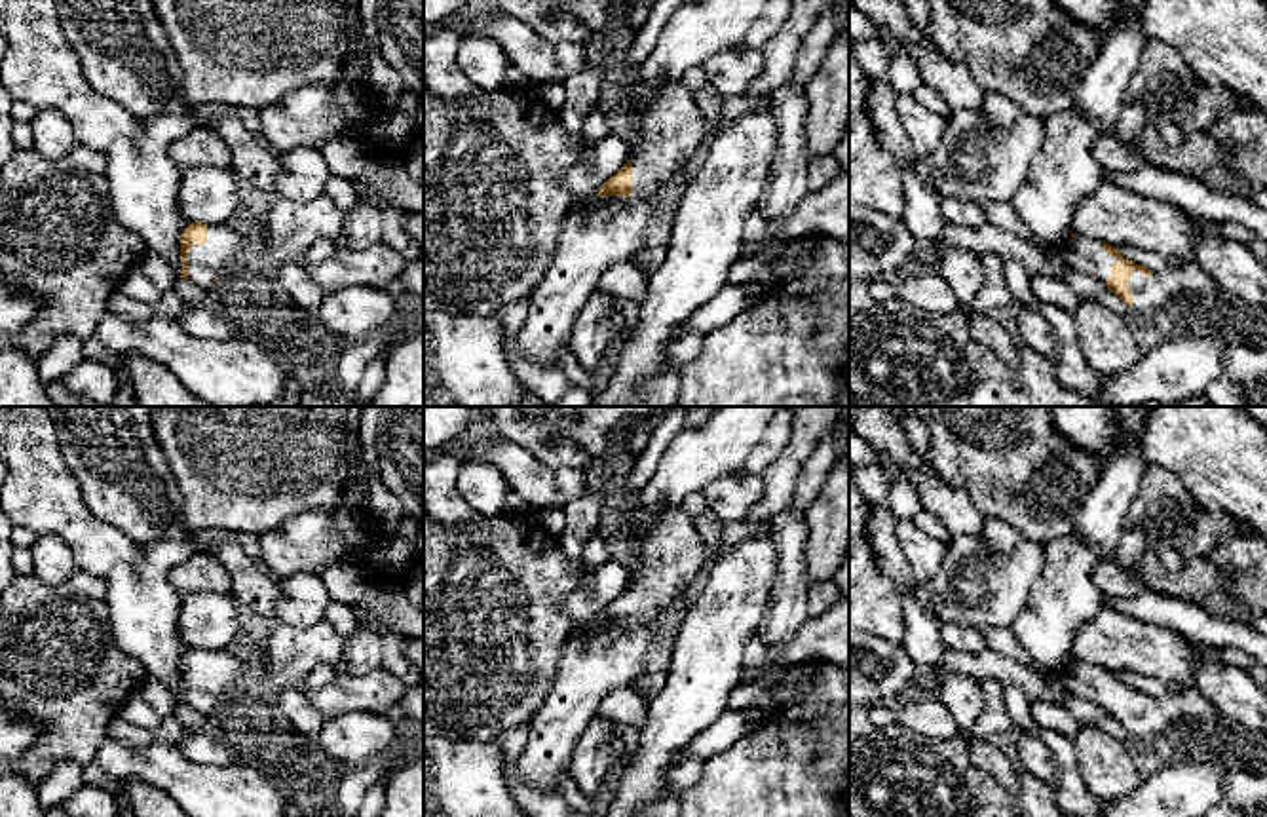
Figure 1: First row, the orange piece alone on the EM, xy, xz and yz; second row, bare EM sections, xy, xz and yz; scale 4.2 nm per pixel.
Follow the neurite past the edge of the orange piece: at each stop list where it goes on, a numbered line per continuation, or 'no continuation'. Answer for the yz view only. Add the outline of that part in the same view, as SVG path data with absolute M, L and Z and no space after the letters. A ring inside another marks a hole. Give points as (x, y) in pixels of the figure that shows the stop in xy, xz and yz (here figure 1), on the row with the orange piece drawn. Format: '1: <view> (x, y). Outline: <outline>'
1: yz (1155, 293). Outline: M1195 262L1164 268L1153 272L1149 277L1134 270L1128 283L1134 298L1130 310L1145 319L1170 308L1182 296L1221 296L1225 293L1225 289Z

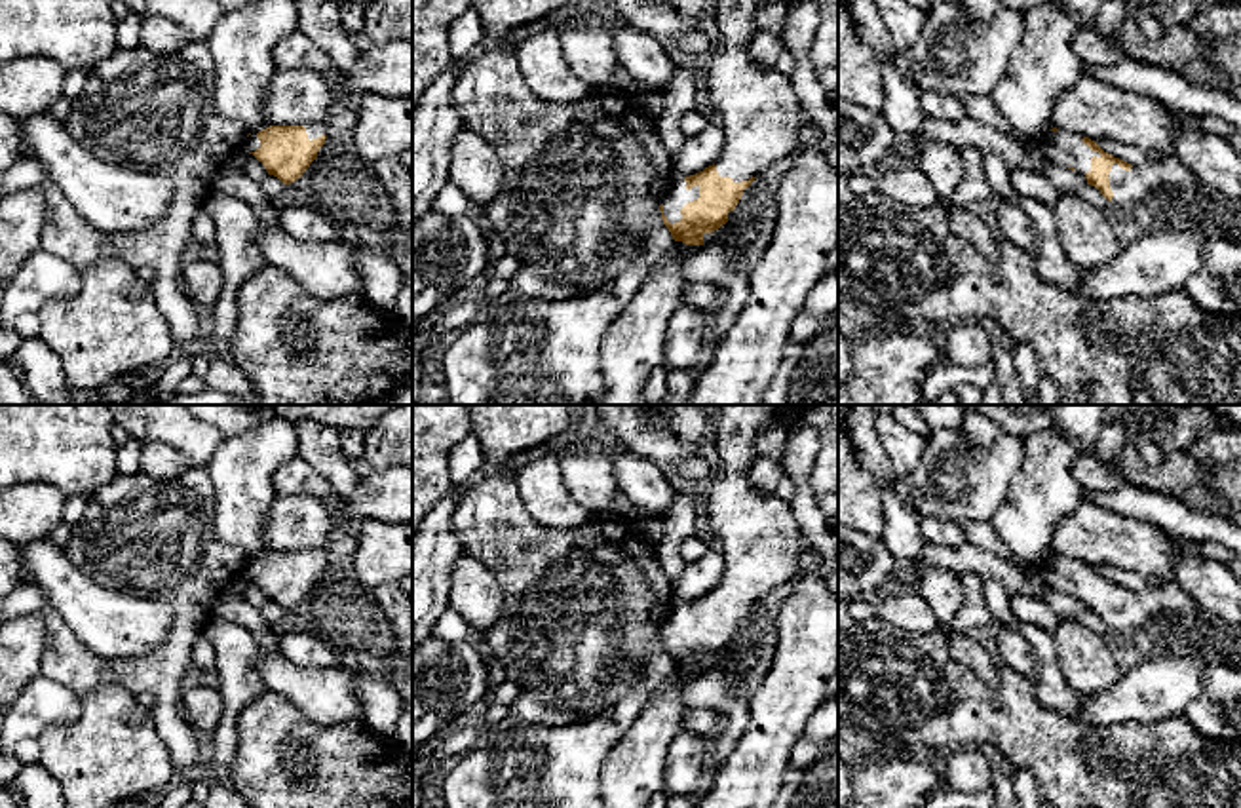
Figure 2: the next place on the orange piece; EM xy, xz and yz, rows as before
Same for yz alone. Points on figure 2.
1: yz (1135, 187). Outline: M1174 156L1144 162L1133 165L1129 171L1114 164L1108 177L1114 192L1110 203L1125 213L1150 202L1161 190L1201 190L1205 186L1205 183Z

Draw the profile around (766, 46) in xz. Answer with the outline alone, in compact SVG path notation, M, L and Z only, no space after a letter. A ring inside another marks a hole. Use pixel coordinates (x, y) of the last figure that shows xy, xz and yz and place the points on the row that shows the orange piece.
M758 29L751 42L751 59L760 67L775 67L777 57L787 49L785 36Z

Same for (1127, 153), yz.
M1095 141L1104 152L1112 154L1114 158L1119 158L1131 165L1138 165L1148 162L1146 152L1135 144L1123 144L1119 141Z

